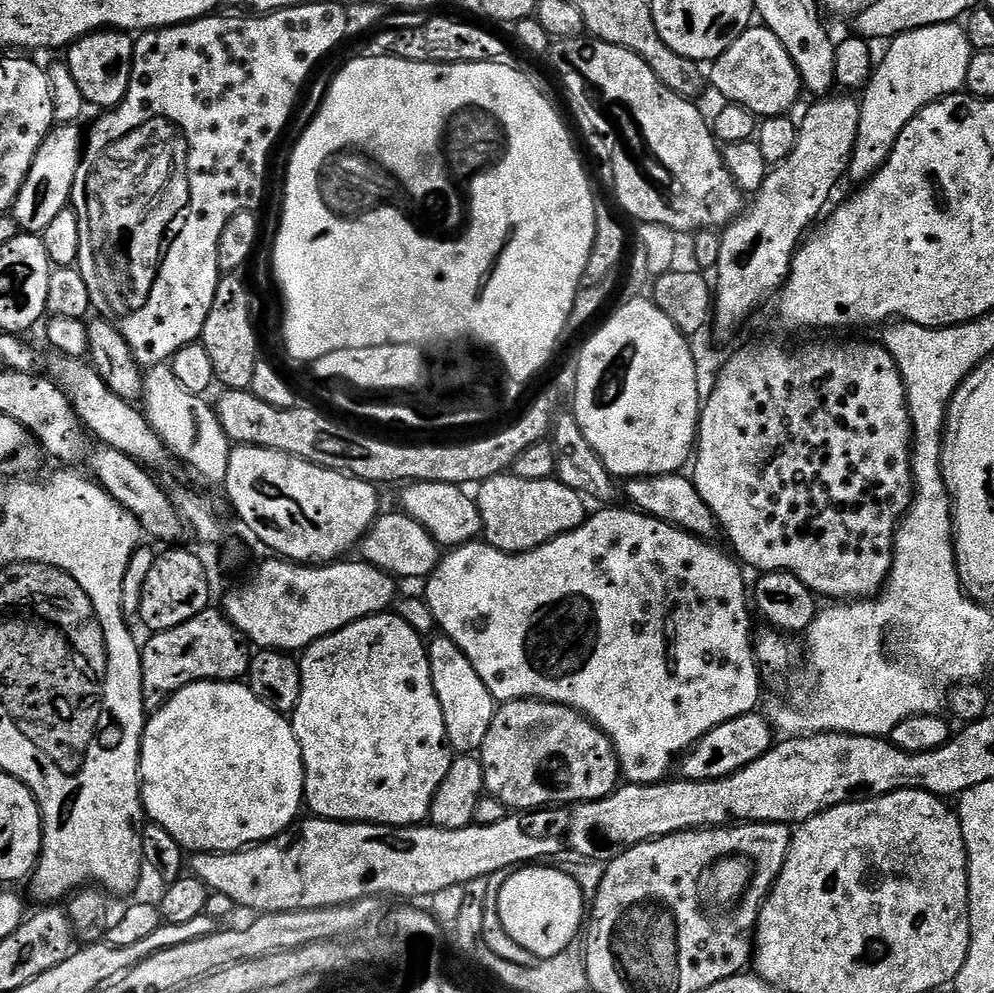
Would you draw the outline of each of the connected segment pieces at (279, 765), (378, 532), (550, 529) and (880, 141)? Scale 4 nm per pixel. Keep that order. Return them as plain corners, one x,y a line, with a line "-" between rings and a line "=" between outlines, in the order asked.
203,680
180,688
172,694
157,712
147,717
144,737
140,743
140,802
147,819
162,826
180,847
189,853
197,852
238,852
280,836
296,823
304,804
304,763
298,738
292,729
292,721
285,713
274,710
248,689
247,683
227,680
=
403,510
396,512
385,511
376,517
368,535
364,537
359,545
363,559
374,567
382,569
393,578
404,580
420,580
432,575
437,564
442,559
441,549
438,547
434,537
414,518
410,518
=
505,474
485,480
479,485
477,492
480,493
475,493
474,499
482,518
483,539
503,552
529,552
562,534
572,532
586,519
585,497
570,486
566,486
559,478
530,482
526,478
=
959,23
926,26
913,32
897,36
887,45
884,57
879,57
878,63
872,69
872,77
862,89
860,102
860,121
856,145
852,151
852,160
848,164
847,175
853,176
856,182
871,180
872,176
890,158
902,130
926,106
935,100
942,100
946,96
955,96
964,88
966,70
970,70
972,53
974,51
968,36

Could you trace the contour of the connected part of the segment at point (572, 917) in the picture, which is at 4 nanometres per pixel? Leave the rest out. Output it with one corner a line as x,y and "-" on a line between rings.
520,866
509,871
503,877
504,885
495,889
494,895
502,930
506,930
522,950
530,950
537,960
545,960
577,943
576,935
579,932
581,935
586,924
586,896
584,900
579,882
562,869
540,867
544,866

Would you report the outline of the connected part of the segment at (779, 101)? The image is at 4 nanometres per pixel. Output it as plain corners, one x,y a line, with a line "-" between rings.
763,26
748,27
718,59
711,61
710,84
725,96
727,103
742,106
758,118
791,113
796,99
802,96
800,75
786,46

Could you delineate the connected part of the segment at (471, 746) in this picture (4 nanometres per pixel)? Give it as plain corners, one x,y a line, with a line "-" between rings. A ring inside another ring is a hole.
436,634
427,645
430,658
430,674
434,682
434,694
438,694
438,706
442,706
442,718
446,726
449,749
456,754
476,754
486,742
490,722
494,722
498,702
486,690
486,682
478,678
478,670
462,654
462,650
449,636

